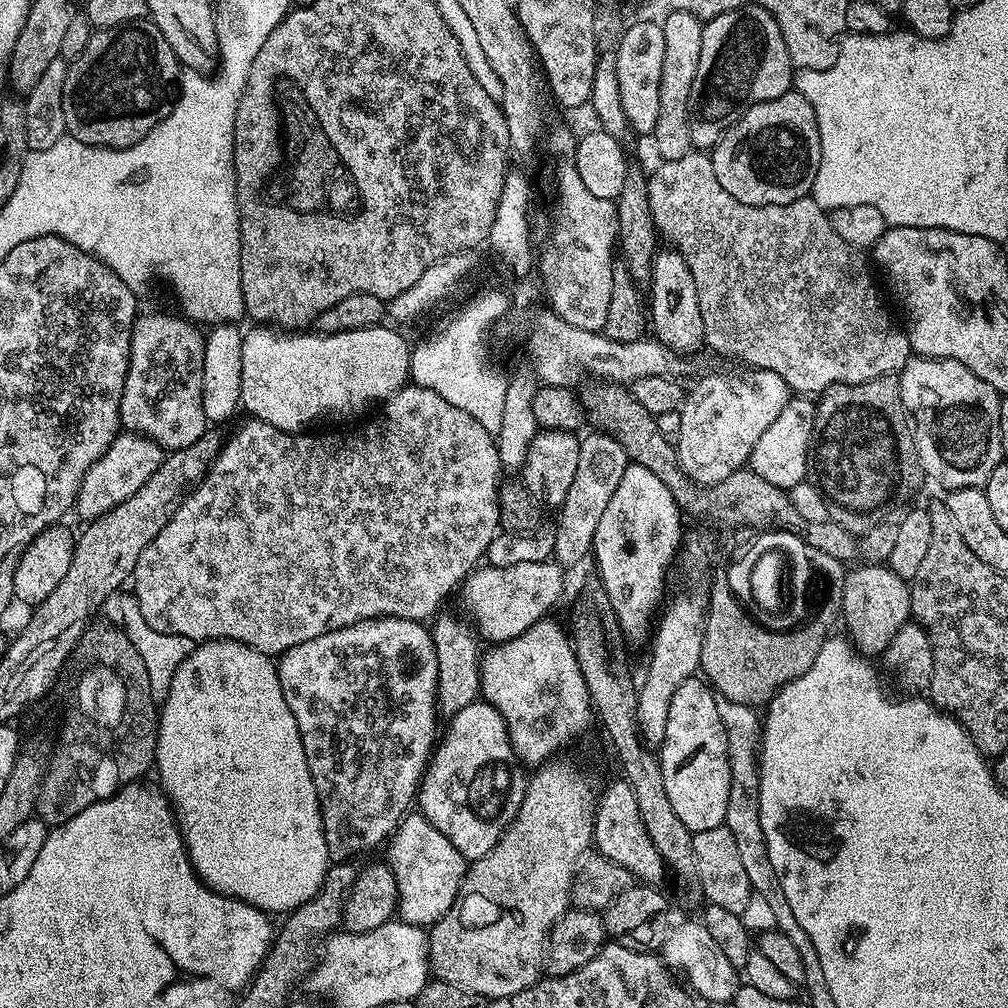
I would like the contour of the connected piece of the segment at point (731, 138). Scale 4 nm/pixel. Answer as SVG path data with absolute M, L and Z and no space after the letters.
M789 90L770 102L756 104L720 137L710 152L714 166L714 178L718 178L722 190L746 206L774 206L789 204L809 195L814 186L814 174L818 174L820 161L820 135L818 122L810 102L795 90Z

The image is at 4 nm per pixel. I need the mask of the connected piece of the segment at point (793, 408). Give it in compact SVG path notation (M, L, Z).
M793 395L778 418L763 431L758 442L754 442L750 471L785 490L798 486L810 472L812 435L816 431L816 404L808 400L811 399L807 395Z

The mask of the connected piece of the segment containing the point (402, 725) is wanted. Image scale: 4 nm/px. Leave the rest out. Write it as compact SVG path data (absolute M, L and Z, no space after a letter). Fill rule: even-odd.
M376 616L373 620L359 620L345 628L331 628L326 634L318 634L318 638L310 638L310 642L290 646L290 650L280 653L278 657L278 671L286 706L290 706L290 714L294 714L294 722L298 722L298 730L302 734L306 762L310 766L310 774L314 778L314 790L318 794L320 803L329 857L336 862L348 862L356 858L352 856L358 855L359 852L368 852L371 848L378 847L380 843L381 847L413 807L418 796L420 781L425 768L428 767L434 751L434 743L438 738L438 730L436 734L438 654L434 654L431 631L421 621L393 616Z

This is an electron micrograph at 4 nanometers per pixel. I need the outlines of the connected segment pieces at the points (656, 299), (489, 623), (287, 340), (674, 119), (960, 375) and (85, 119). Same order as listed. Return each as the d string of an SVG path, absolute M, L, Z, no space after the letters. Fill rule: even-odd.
M661 247L652 259L650 291L650 328L655 339L681 354L696 352L700 347L703 349L706 341L702 306L698 306L698 286L694 286L694 274L690 274L690 266L686 266L682 254L675 248Z
M552 560L518 562L518 566L505 568L480 566L468 573L458 597L474 621L475 631L485 641L503 644L505 640L518 638L551 613L548 611L564 592L564 572L565 569Z
M252 326L249 332L243 333L242 342L242 394L240 403L243 411L248 411L249 417L261 420L264 424L274 426L283 432L303 433L311 424L316 424L319 420L340 420L343 416L360 416L371 404L375 406L383 405L399 388L405 387L410 380L410 369L412 367L412 354L410 344L407 344L394 329L389 326L377 326L374 328L363 328L362 330L350 330L349 332L339 332L338 334L293 334L288 330L277 330L271 326Z
M685 12L667 13L668 17L662 20L664 37L666 38L666 58L662 58L662 78L658 86L658 122L654 126L650 140L656 143L656 152L659 159L671 162L674 158L682 158L693 151L690 138L690 122L688 121L688 107L690 106L690 86L694 82L694 74L698 74L698 58L702 58L702 30L704 24L694 14Z
M913 355L911 360L906 362L906 366L898 373L900 382L900 393L902 394L902 402L904 403L904 411L910 417L911 427L914 429L914 439L916 442L916 457L920 460L920 467L923 475L928 476L936 484L941 484L944 490L953 488L983 488L984 484L990 478L994 466L1002 463L1000 454L1000 435L998 434L998 406L1002 399L1000 393L994 391L988 383L982 378L978 378L978 374L974 374L966 366L962 366L962 362L957 360L939 360L933 356Z
M144 26L93 31L86 48L67 65L68 73L62 89L62 113L65 115L67 135L96 148L129 148L146 138L146 134L150 134L150 130L154 130L154 126L158 126L172 112L182 65L156 27L140 27Z

